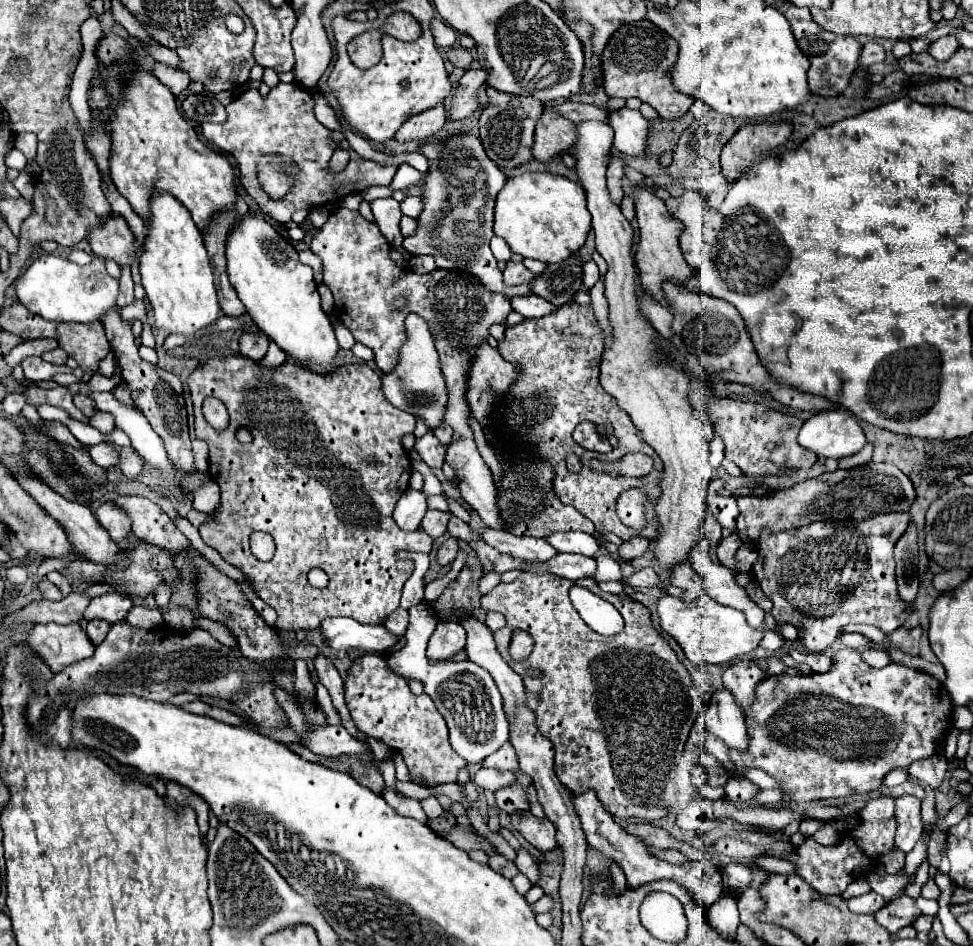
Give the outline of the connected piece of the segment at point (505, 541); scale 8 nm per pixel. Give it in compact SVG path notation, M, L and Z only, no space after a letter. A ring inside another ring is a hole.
M486 528L482 532L482 538L488 546L502 550L502 554L508 554L512 558L518 558L524 564L546 562L558 554L544 538L518 538L514 534L508 534L506 530L492 528Z

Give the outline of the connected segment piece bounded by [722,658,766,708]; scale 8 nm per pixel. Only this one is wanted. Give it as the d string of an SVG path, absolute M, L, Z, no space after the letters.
M742 658L726 668L724 672L724 686L734 694L738 706L748 706L754 700L756 684L766 676L766 670L750 658Z

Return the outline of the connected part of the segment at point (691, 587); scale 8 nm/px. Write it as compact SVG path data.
M682 562L682 564L672 568L670 584L678 586L678 588L682 588L686 592L686 596L682 596L684 600L696 600L700 596L700 592L702 592L702 578L698 578L698 574L692 568L690 562Z

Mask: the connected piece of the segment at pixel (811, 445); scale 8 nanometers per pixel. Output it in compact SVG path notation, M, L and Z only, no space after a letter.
M828 410L804 422L798 444L820 458L840 460L860 452L866 436L848 410Z

